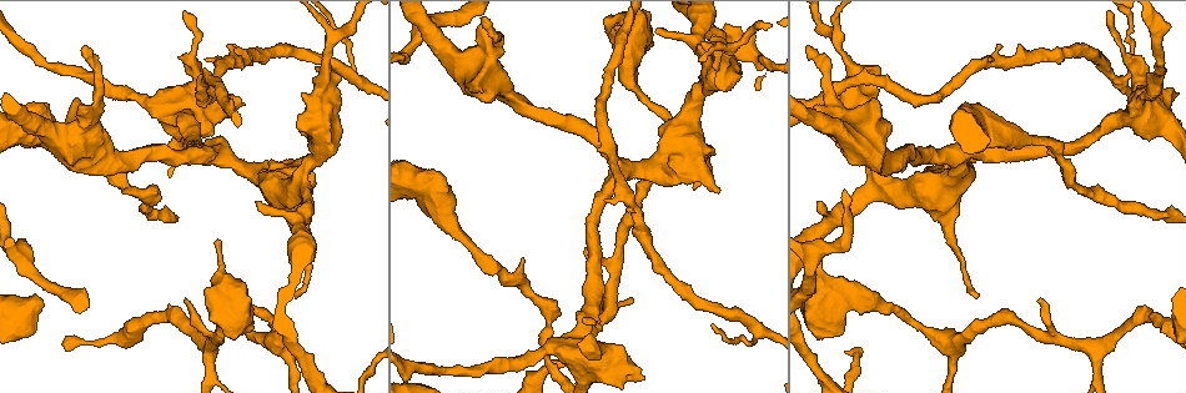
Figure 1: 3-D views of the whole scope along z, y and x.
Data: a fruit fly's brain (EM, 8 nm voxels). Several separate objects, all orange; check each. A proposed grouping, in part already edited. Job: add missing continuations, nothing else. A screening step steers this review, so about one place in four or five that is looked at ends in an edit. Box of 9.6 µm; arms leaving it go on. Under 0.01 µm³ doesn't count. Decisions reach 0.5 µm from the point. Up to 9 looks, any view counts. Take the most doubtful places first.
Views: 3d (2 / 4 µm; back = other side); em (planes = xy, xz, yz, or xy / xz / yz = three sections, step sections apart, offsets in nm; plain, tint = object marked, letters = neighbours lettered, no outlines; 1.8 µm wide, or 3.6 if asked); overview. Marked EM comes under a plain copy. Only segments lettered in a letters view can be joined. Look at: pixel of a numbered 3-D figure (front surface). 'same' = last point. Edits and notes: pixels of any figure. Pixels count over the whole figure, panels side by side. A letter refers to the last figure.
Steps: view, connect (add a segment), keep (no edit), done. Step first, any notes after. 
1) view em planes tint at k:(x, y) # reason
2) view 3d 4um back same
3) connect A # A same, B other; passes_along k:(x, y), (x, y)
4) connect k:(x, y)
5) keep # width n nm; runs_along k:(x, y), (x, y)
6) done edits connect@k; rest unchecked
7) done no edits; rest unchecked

view 3d 2um at 1:(216, 242) # branch stops here

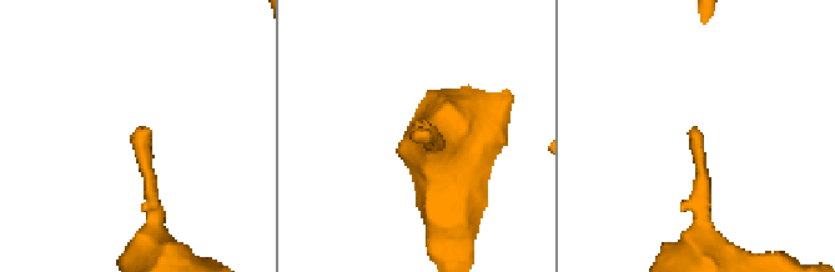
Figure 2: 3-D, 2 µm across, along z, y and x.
view em planes letters at 2:(418, 130)

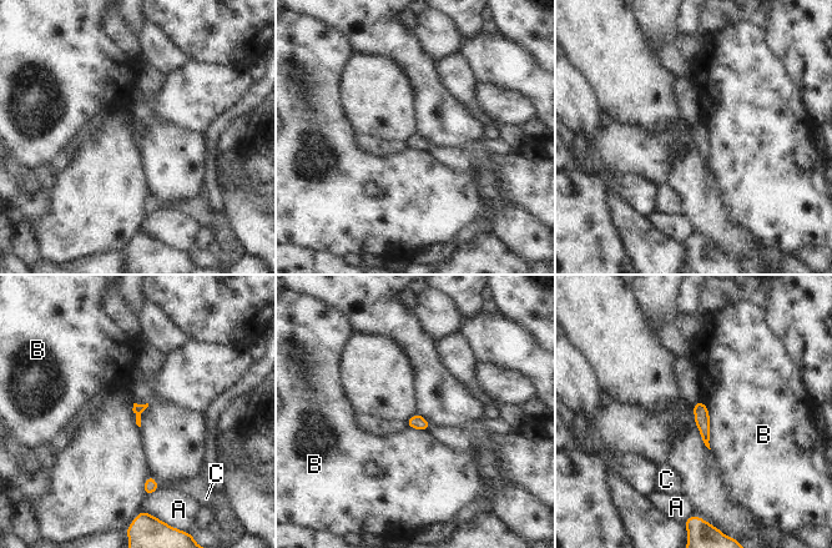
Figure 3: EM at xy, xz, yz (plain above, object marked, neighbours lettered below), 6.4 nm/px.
keep # A other, B other, C other; none of them fits

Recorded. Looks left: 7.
view em 3.6um planes letters at 1:(1039, 298) # tapers out

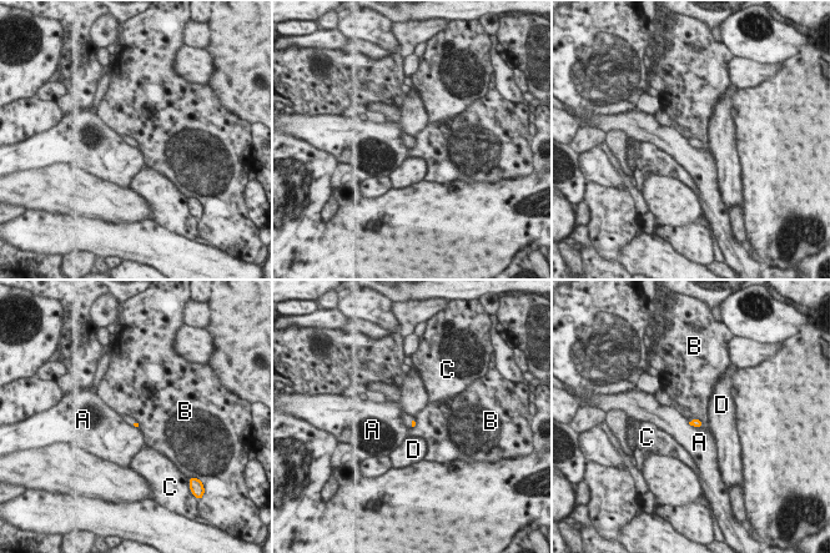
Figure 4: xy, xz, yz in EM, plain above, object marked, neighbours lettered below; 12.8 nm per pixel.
keep # longest_contact A 220 nm; A other, B other, C other, D other; border 4:(693, 417), (703, 422); no lettered segment goes on from it

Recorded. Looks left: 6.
view 3d 2um at 1:(702, 45) # free end

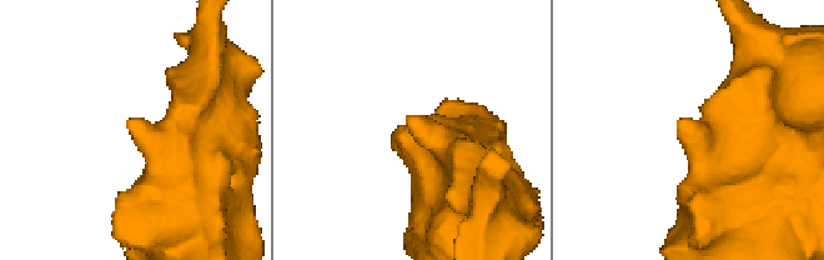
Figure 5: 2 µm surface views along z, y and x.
view em 3.6um planes letters at 5:(130, 117)

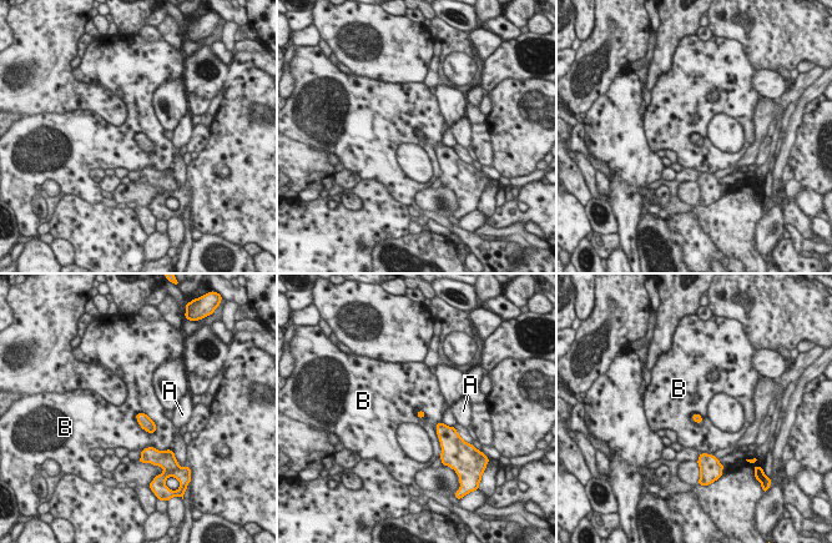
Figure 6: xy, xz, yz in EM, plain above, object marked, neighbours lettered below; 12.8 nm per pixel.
keep # A other, B other; border 6:(137, 412), (137, 423), (154, 433); no lettered segment goes on from it

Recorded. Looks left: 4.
view em planes letters at 1:(806, 45) # free end

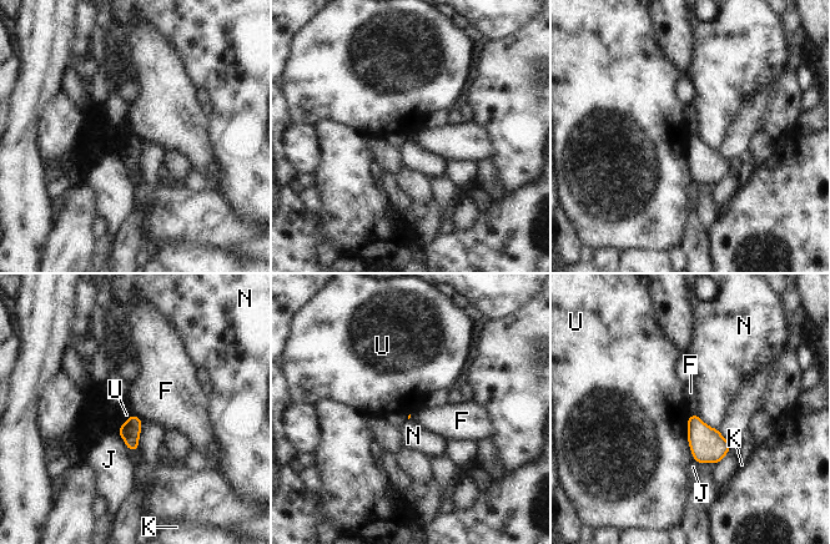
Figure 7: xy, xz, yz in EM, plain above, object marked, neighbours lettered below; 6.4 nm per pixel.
keep # F other, J other, K other, N other, U other; border 7:(690, 413), (687, 443), (693, 458); none of them fits

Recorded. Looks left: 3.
done no edits; rest unchecked

